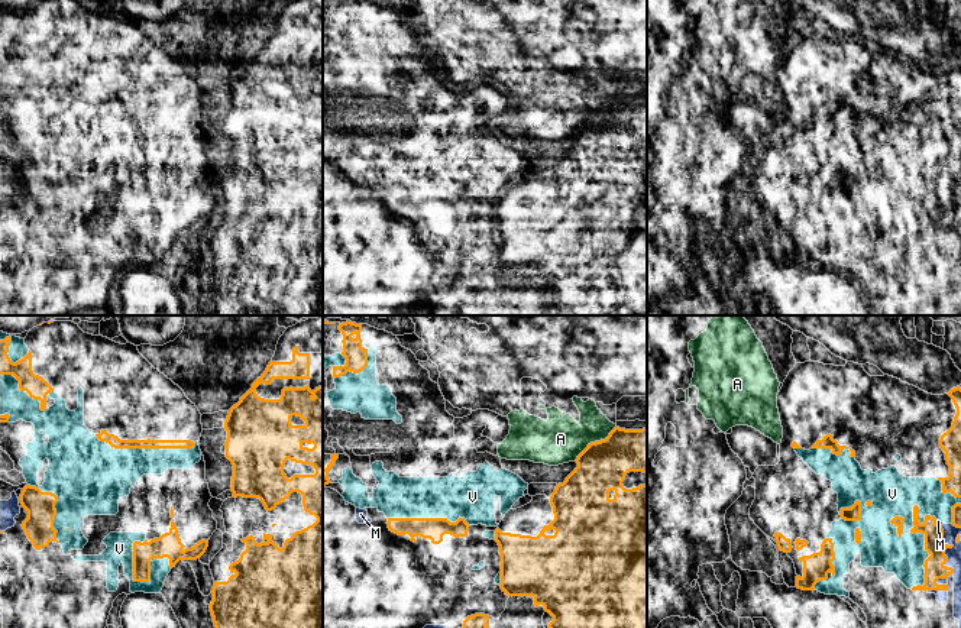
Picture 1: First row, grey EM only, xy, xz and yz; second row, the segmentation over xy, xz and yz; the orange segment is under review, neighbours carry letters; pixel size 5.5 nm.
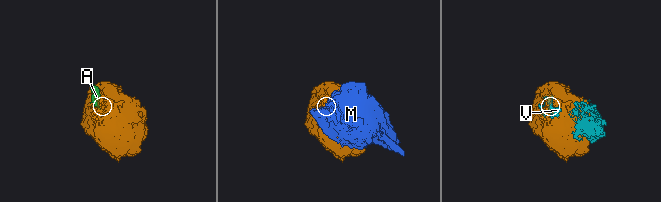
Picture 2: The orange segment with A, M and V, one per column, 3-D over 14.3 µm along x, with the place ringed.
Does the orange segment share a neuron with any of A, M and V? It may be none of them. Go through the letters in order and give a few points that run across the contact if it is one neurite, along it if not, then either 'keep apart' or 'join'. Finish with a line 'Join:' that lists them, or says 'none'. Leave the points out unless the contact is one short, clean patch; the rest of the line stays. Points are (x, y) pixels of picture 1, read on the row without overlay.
A: keep apart
M: keep apart
V: join
Join: V

